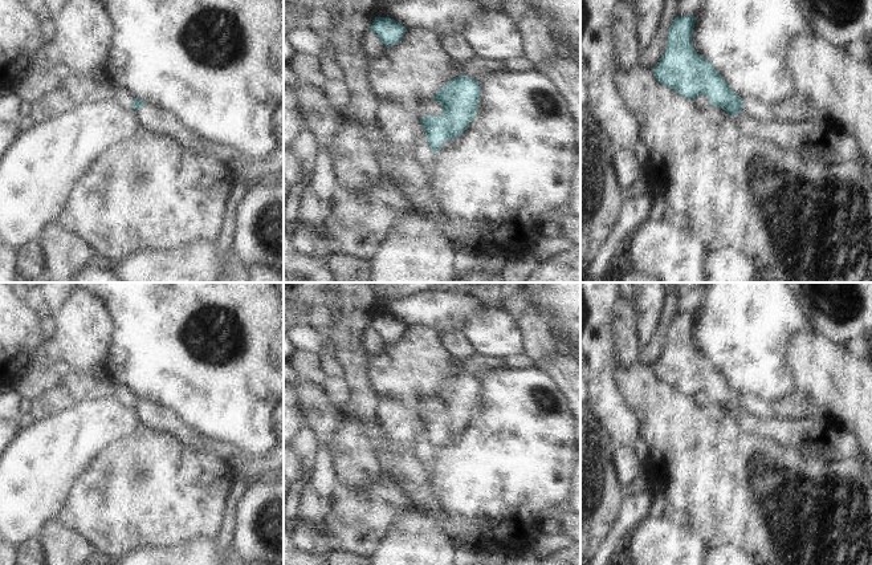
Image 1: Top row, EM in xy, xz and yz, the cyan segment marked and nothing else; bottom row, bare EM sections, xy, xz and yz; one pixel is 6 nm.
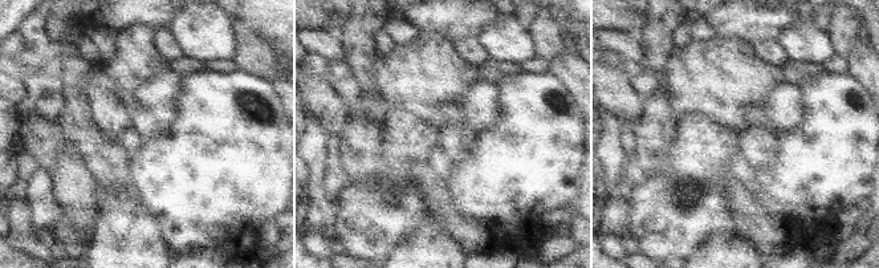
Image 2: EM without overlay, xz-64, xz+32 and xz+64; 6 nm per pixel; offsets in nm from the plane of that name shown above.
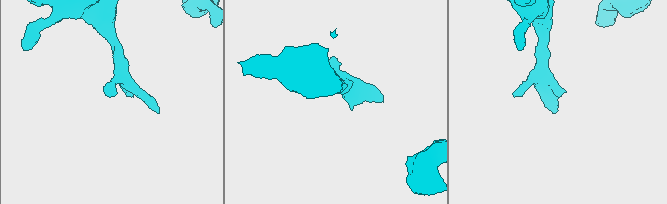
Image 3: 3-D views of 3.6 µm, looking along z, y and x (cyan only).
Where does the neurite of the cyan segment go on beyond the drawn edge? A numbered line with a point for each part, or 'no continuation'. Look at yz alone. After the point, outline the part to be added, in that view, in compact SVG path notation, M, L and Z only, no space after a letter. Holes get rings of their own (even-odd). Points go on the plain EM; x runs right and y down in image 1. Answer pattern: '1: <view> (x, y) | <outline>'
no continuation

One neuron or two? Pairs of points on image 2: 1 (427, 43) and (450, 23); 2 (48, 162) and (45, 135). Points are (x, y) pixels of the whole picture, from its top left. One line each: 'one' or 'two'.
1: two
2: one

